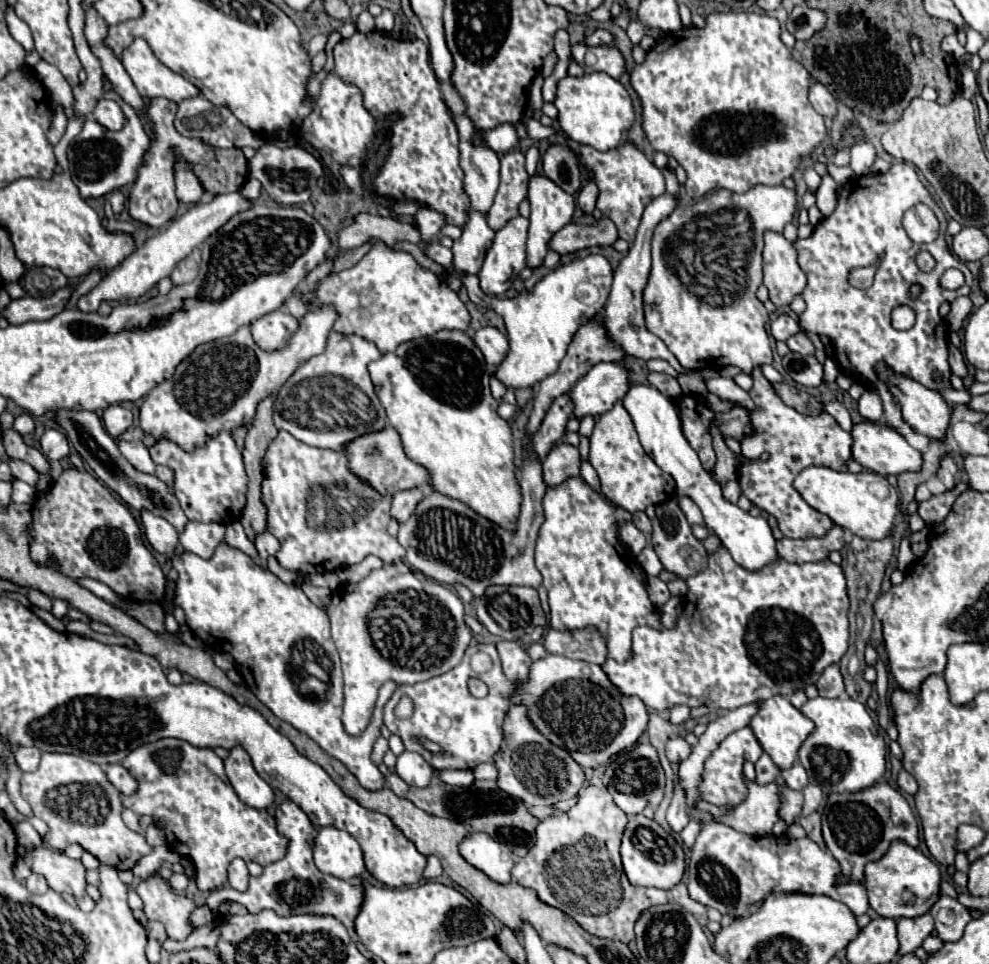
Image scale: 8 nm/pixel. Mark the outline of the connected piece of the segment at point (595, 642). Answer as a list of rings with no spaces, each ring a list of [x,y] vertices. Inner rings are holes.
[[[551,628],[543,638],[543,646],[549,654],[559,654],[571,660],[585,660],[599,666],[607,660],[605,638],[601,638],[597,630],[559,632]]]

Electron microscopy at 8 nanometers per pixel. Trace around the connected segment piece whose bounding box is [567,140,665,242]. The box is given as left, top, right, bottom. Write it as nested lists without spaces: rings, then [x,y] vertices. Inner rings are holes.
[[[567,140],[573,150],[581,154],[581,162],[595,172],[595,184],[599,188],[599,198],[597,198],[597,208],[601,210],[603,216],[611,218],[619,230],[619,238],[633,242],[635,232],[641,222],[641,214],[645,206],[661,196],[665,192],[665,178],[659,168],[655,168],[653,162],[645,158],[645,154],[631,144],[623,144],[619,148],[613,148],[609,152],[597,152],[591,146],[577,144],[573,140]]]

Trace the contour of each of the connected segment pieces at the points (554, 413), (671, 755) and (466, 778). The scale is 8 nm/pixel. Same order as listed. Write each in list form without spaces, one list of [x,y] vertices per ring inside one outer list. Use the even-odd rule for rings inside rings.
[[[563,394],[559,398],[555,398],[555,402],[551,404],[541,430],[537,432],[537,438],[533,438],[533,446],[537,446],[537,454],[541,454],[541,460],[545,458],[545,454],[551,450],[551,446],[563,438],[565,428],[567,428],[567,420],[573,414],[573,400],[569,394]]]
[[[677,736],[677,738],[671,738],[671,740],[667,742],[667,758],[669,758],[671,762],[681,762],[681,760],[685,760],[689,754],[691,754],[691,746],[685,742],[685,738]]]
[[[445,770],[439,774],[439,778],[451,786],[471,786],[475,782],[471,770]]]

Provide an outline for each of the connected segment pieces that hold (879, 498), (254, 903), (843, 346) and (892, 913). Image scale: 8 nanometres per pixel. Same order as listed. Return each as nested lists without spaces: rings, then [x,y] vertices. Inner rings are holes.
[[[811,466],[811,468],[805,468],[795,478],[795,486],[809,506],[829,516],[837,526],[851,530],[859,538],[883,540],[893,530],[895,514],[899,512],[897,508],[899,492],[881,474],[875,474],[869,470],[861,474],[851,474],[851,472],[835,472],[829,468]]]
[[[285,800],[279,808],[277,808],[277,828],[281,834],[285,834],[291,842],[287,848],[287,854],[283,860],[269,864],[263,868],[263,874],[259,878],[251,878],[247,892],[235,892],[233,888],[225,886],[219,890],[213,890],[207,900],[205,906],[211,912],[219,912],[221,902],[239,902],[243,906],[247,906],[249,912],[261,912],[265,908],[277,910],[277,914],[333,914],[337,920],[341,920],[351,938],[357,940],[357,934],[353,930],[353,918],[357,916],[357,910],[361,906],[361,886],[321,874],[315,866],[313,866],[313,850],[309,850],[309,838],[313,838],[313,834],[317,834],[315,826],[309,822],[307,814],[291,800]]]
[[[893,164],[885,174],[867,174],[851,178],[839,190],[835,212],[829,218],[823,218],[809,238],[795,242],[795,248],[799,252],[799,266],[807,274],[807,286],[803,290],[807,308],[801,314],[799,324],[809,332],[817,332],[819,336],[827,336],[831,340],[835,348],[835,360],[843,374],[847,374],[849,378],[867,388],[875,386],[883,402],[883,420],[891,428],[901,428],[903,418],[901,410],[893,400],[893,394],[889,392],[887,382],[877,378],[879,362],[889,366],[893,374],[913,378],[929,390],[951,388],[949,378],[953,372],[947,362],[949,346],[945,322],[939,316],[939,306],[947,302],[947,298],[955,300],[957,296],[969,294],[973,276],[969,268],[951,254],[945,242],[945,230],[947,230],[945,214],[933,202],[929,192],[923,188],[915,170],[909,164]],[[915,204],[927,204],[941,222],[941,234],[931,244],[911,242],[901,224],[903,214]],[[921,250],[927,250],[935,258],[935,268],[931,272],[919,270],[915,262],[915,256]],[[877,260],[879,266],[875,272],[875,280],[867,290],[853,288],[847,282],[847,276],[853,268],[871,266]],[[949,268],[957,268],[965,274],[963,288],[949,292],[941,288],[939,280],[943,272]],[[913,284],[921,286],[917,298],[911,298],[909,294]],[[899,304],[911,306],[917,314],[913,328],[907,332],[899,332],[891,326],[889,314]],[[933,370],[939,370],[943,374],[941,384],[935,384],[931,380]]]
[[[893,842],[885,858],[879,862],[869,862],[865,868],[865,882],[871,908],[883,918],[917,918],[931,910],[931,906],[941,898],[941,874],[939,868],[917,848],[905,846],[903,842]]]

